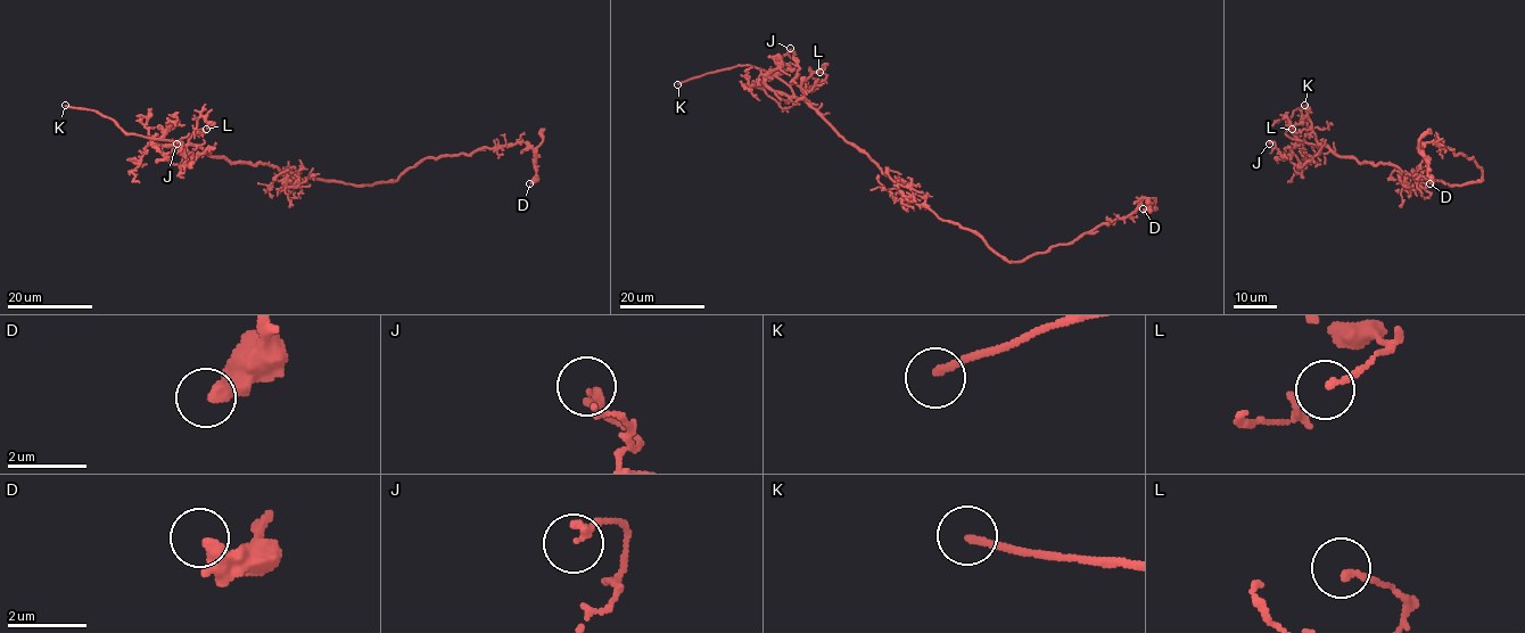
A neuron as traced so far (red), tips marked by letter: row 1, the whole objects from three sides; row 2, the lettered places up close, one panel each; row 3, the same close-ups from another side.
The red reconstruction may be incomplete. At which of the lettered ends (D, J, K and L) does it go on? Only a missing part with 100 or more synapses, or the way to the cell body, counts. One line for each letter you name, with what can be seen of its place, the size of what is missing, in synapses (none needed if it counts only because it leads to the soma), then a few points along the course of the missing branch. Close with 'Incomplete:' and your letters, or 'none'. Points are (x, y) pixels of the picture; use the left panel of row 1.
K: at (65, 105)
Incomplete: K

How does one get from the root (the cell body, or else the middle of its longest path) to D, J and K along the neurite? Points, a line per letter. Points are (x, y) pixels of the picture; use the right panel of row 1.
D: (1425, 177), (1465, 185), (1480, 182), (1482, 169), (1473, 157), (1424, 142), (1418, 149), (1428, 164), (1429, 183)
J: (1425, 177), (1412, 178), (1389, 164), (1340, 157), (1326, 146), (1303, 165), (1294, 165), (1272, 141), (1269, 144)
K: (1425, 177), (1412, 178), (1389, 164), (1358, 163), (1340, 157), (1328, 147), (1288, 137), (1289, 118), (1304, 105)

